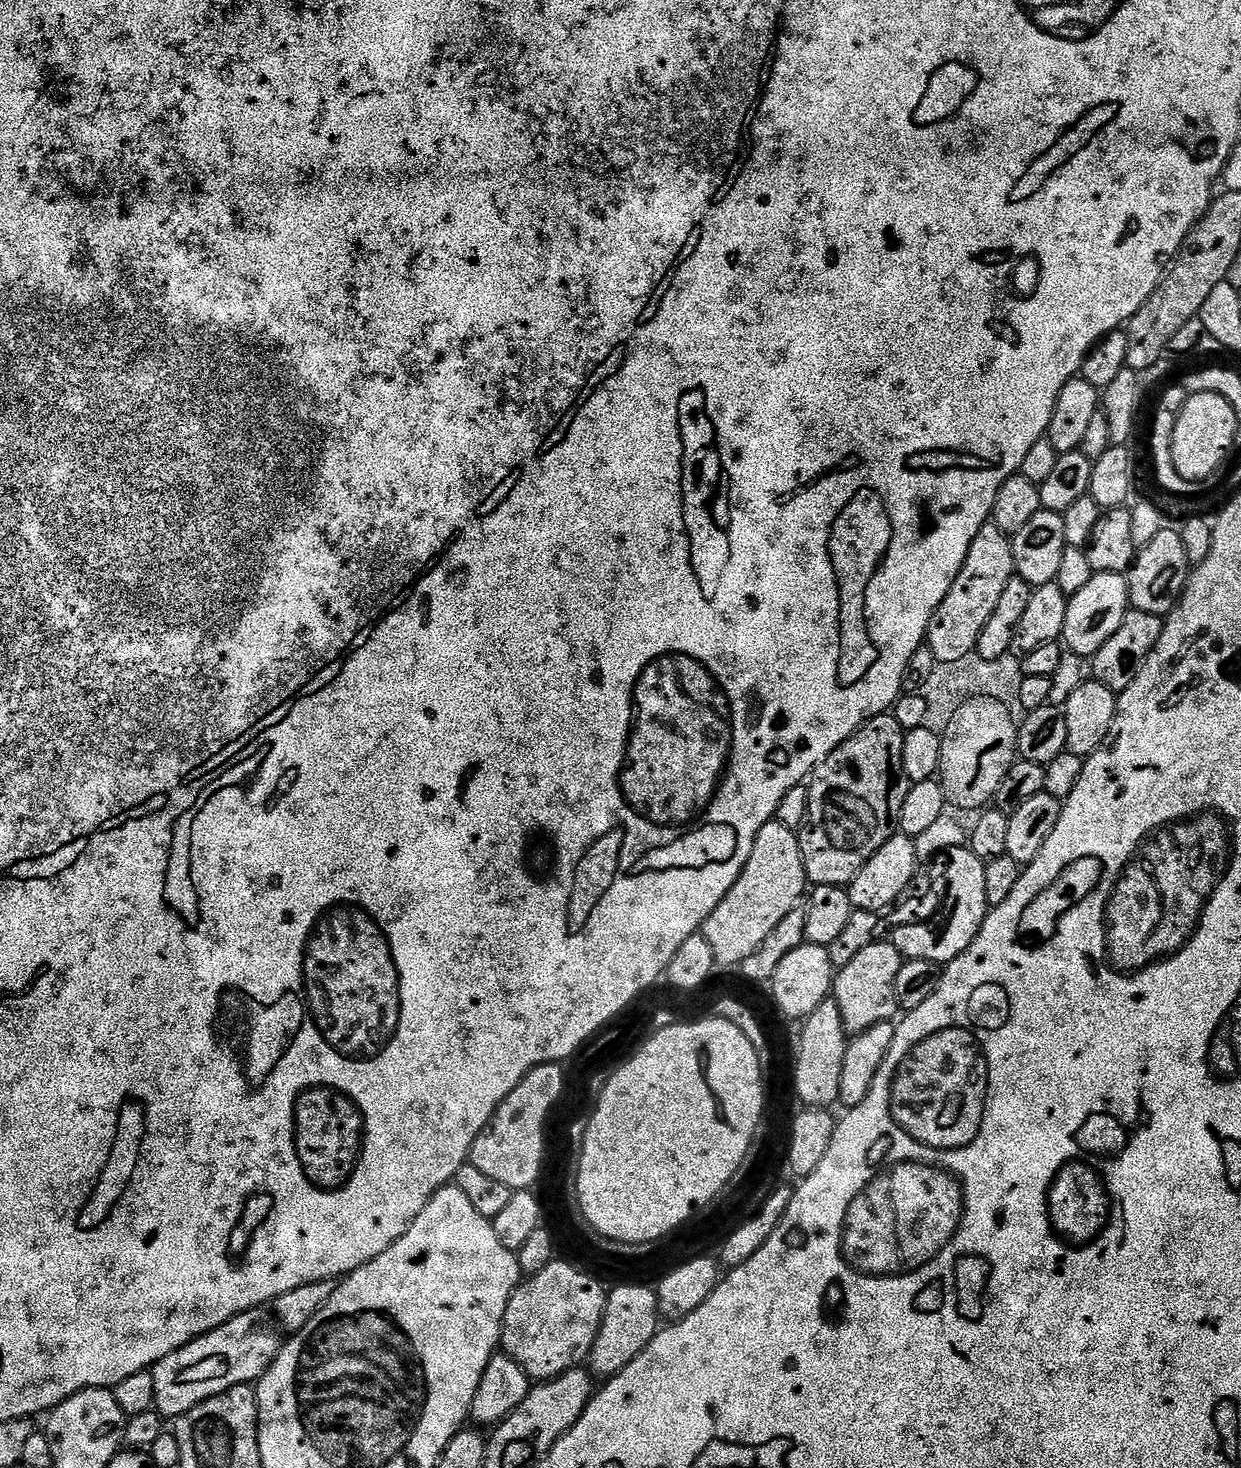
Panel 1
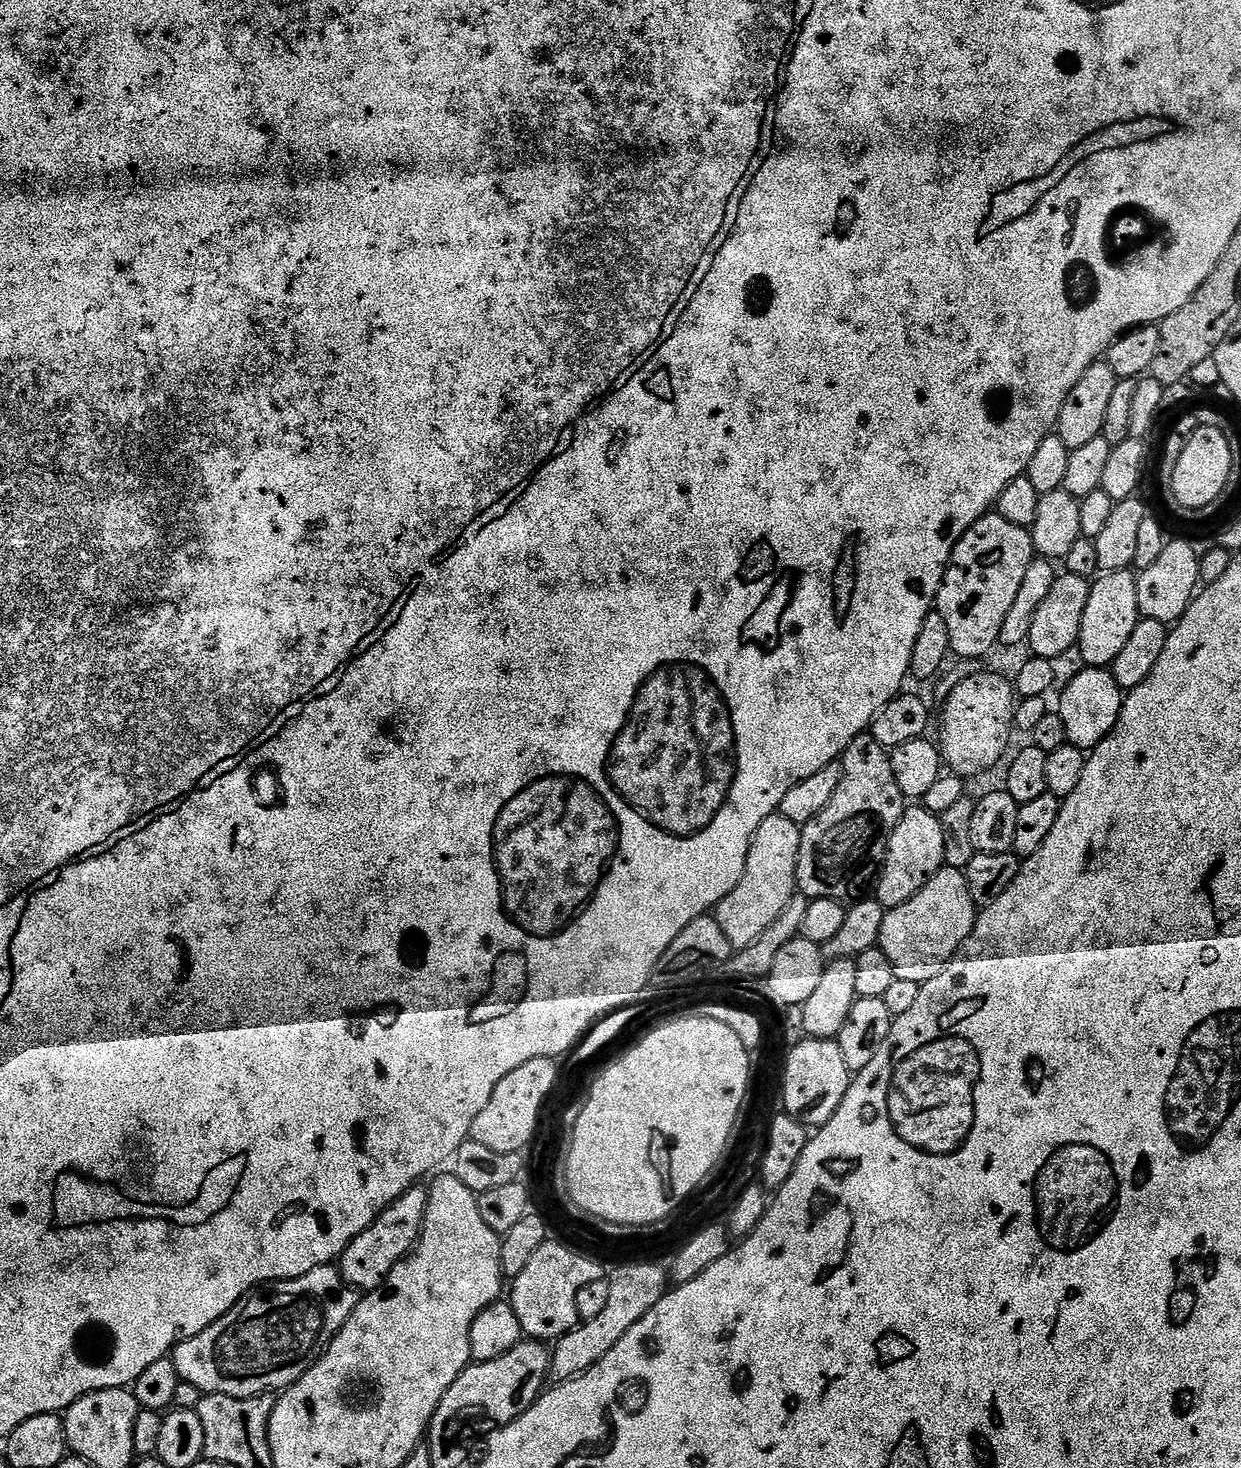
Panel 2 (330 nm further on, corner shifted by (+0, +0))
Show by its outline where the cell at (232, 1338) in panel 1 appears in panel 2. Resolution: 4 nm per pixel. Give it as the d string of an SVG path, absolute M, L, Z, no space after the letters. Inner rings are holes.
M323 1264L318 1270L310 1270L310 1274L302 1274L302 1278L277 1280L267 1286L261 1286L249 1292L248 1295L238 1301L225 1316L218 1318L218 1322L214 1322L209 1328L202 1330L202 1334L194 1334L188 1340L181 1340L171 1353L170 1358L178 1366L180 1379L186 1382L194 1382L194 1386L198 1386L198 1390L202 1390L205 1394L217 1392L218 1394L230 1394L234 1398L250 1398L251 1396L272 1394L277 1390L289 1388L291 1384L298 1382L320 1361L320 1357L323 1356L324 1351L332 1345L332 1339L340 1333L342 1326L346 1326L350 1314L354 1314L357 1303L357 1289L351 1288L350 1285L344 1281L344 1277L340 1274L339 1267L333 1266L332 1264Z

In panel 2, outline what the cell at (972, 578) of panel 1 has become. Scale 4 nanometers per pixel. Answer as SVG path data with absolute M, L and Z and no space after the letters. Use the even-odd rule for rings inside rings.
M989 514L983 516L978 522L974 522L974 526L970 526L970 530L966 530L966 534L956 544L955 550L952 552L952 563L948 565L942 586L936 595L936 602L934 605L935 611L942 614L942 618L946 621L946 631L950 634L950 646L952 652L955 653L961 661L973 662L981 656L987 657L989 653L995 649L996 645L1000 643L1000 635L1002 634L1002 622L1006 622L1006 613L1010 610L1010 606L1014 606L1014 597L1018 594L1018 589L1022 586L1022 577L1026 575L1026 569L1029 568L1030 562L1034 558L1034 549L1032 546L1031 531L1022 526L1014 526L1014 522L1006 522L1006 518L1002 518L998 514Z

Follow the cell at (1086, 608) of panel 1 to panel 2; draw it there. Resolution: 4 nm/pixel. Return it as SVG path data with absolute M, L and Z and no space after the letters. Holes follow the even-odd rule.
M1131 571L1106 572L1091 581L1090 602L1086 602L1086 614L1082 614L1079 648L1087 667L1108 668L1122 651L1134 626L1142 619L1138 610L1136 576Z

